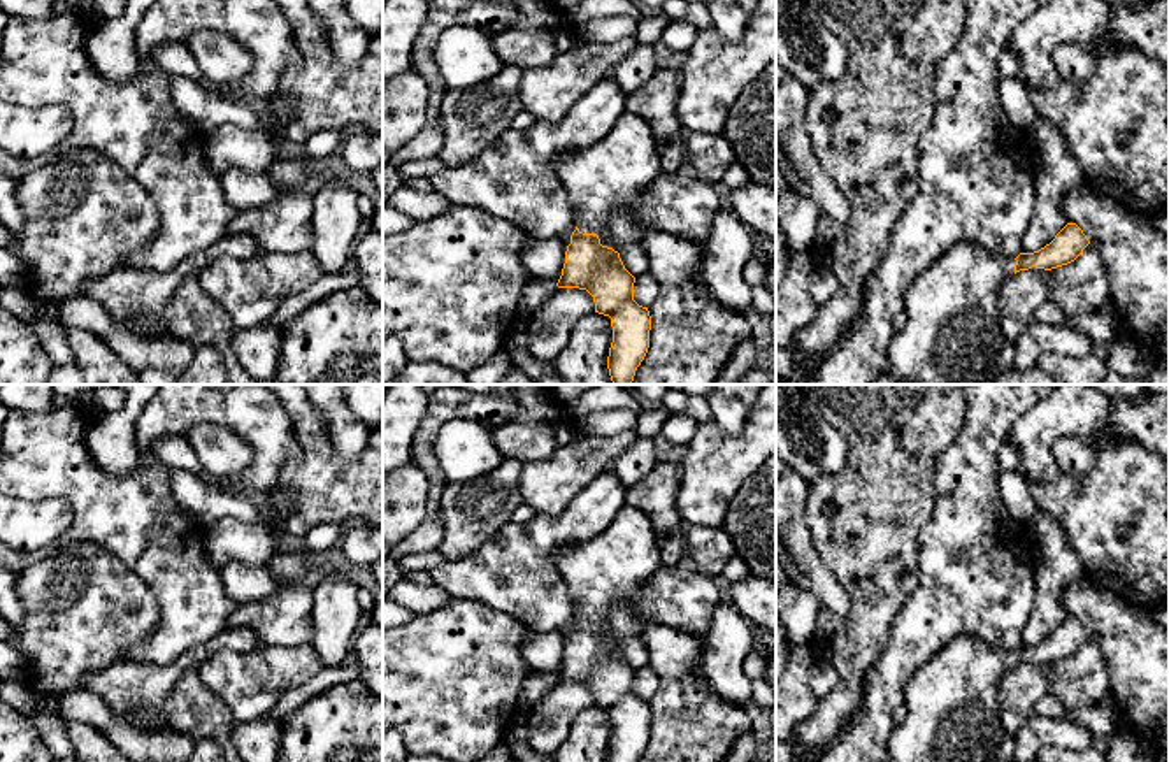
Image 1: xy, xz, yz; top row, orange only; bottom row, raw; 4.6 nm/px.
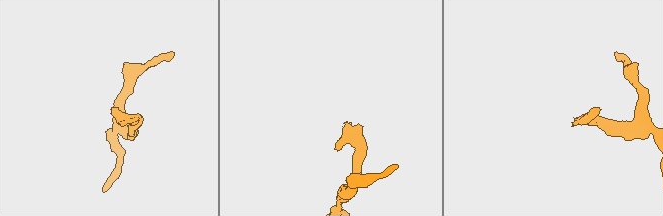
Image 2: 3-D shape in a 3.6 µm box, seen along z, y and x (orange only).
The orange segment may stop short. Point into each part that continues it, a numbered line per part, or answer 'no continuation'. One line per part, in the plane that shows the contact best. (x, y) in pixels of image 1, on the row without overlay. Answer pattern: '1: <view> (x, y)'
1: xz (611, 566)

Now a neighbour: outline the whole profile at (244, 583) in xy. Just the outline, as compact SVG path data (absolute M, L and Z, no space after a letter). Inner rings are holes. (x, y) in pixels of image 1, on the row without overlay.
M228 562L219 571L226 595L239 606L246 606L270 595L277 585L267 571L267 565L247 565L242 562Z

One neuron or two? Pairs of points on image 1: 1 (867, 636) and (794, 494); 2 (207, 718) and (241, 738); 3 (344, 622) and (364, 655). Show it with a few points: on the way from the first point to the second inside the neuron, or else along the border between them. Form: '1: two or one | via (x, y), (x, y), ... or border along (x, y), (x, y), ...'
1: two | border along (825, 564), (848, 597), (850, 611), (845, 618)
2: two | border along (236, 720), (230, 731), (230, 743)
3: two | border along (364, 625), (355, 638), (353, 654), (346, 662)

